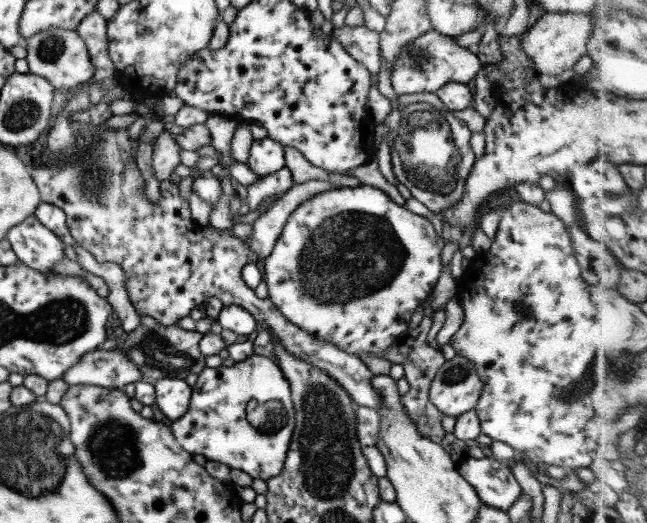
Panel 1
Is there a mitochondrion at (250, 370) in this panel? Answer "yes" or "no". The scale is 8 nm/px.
no

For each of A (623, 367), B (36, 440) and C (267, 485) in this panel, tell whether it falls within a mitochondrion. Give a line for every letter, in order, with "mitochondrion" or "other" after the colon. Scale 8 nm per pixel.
A: mitochondrion
B: mitochondrion
C: other

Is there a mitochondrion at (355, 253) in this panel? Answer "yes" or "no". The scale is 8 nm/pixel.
yes

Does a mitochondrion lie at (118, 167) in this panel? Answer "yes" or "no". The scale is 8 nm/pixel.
yes

